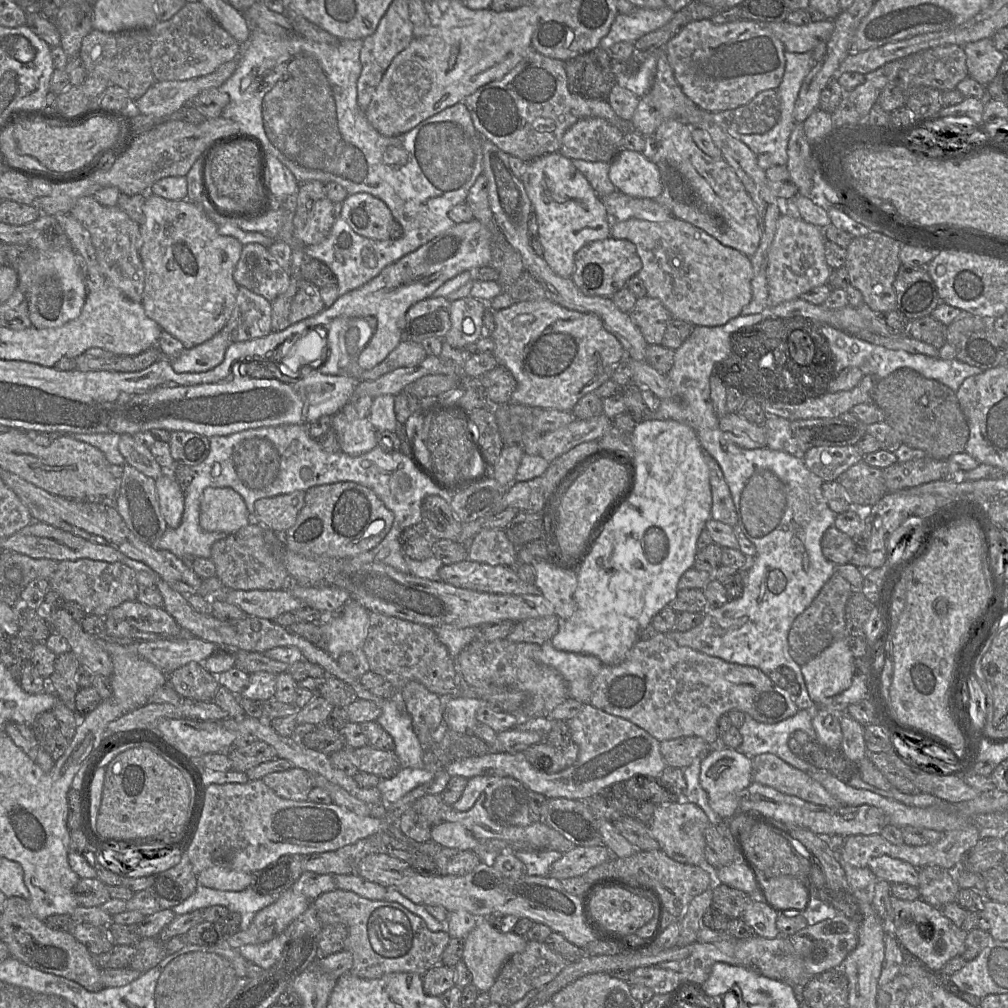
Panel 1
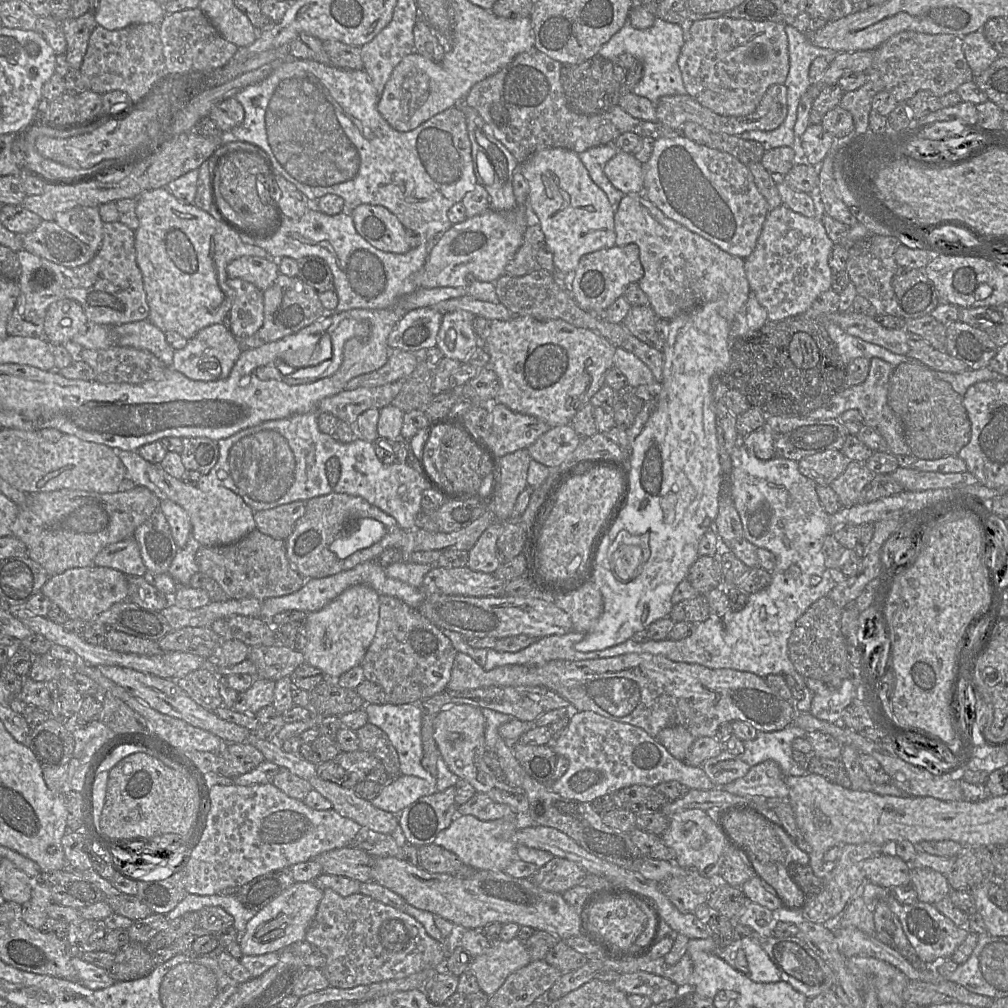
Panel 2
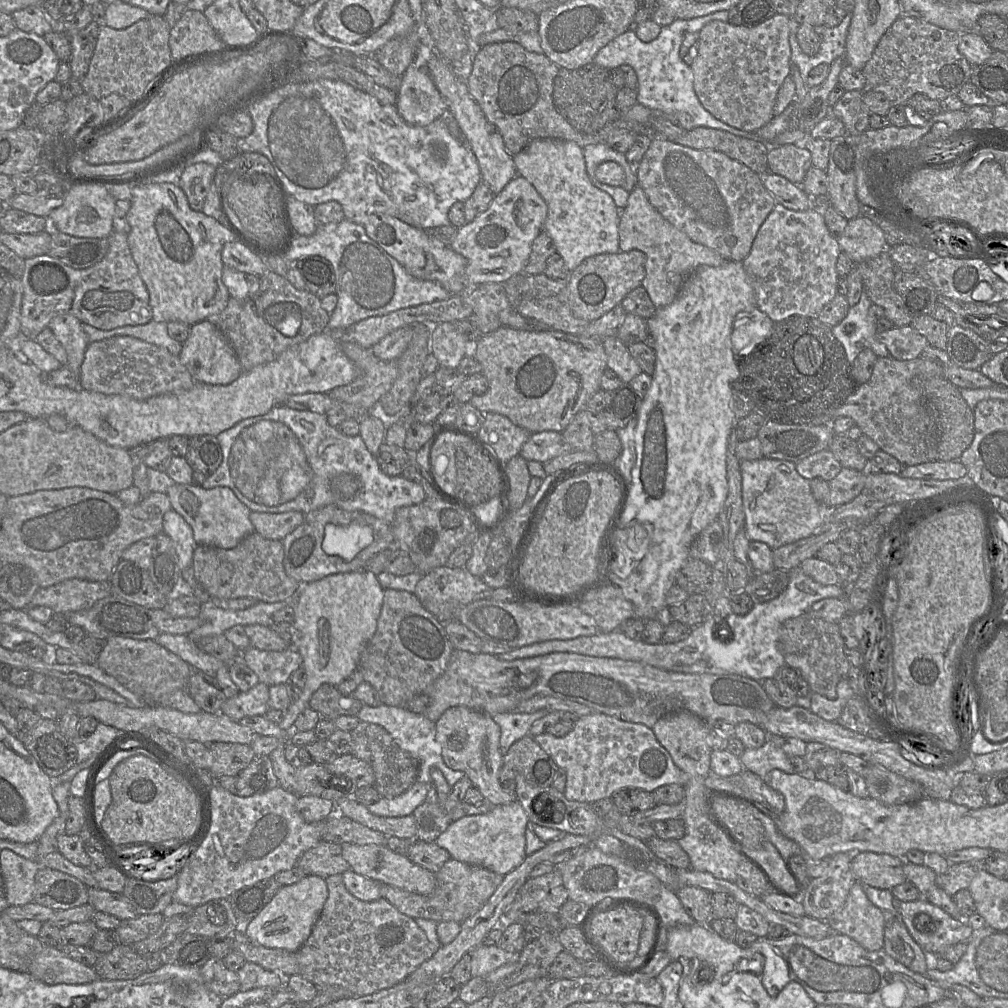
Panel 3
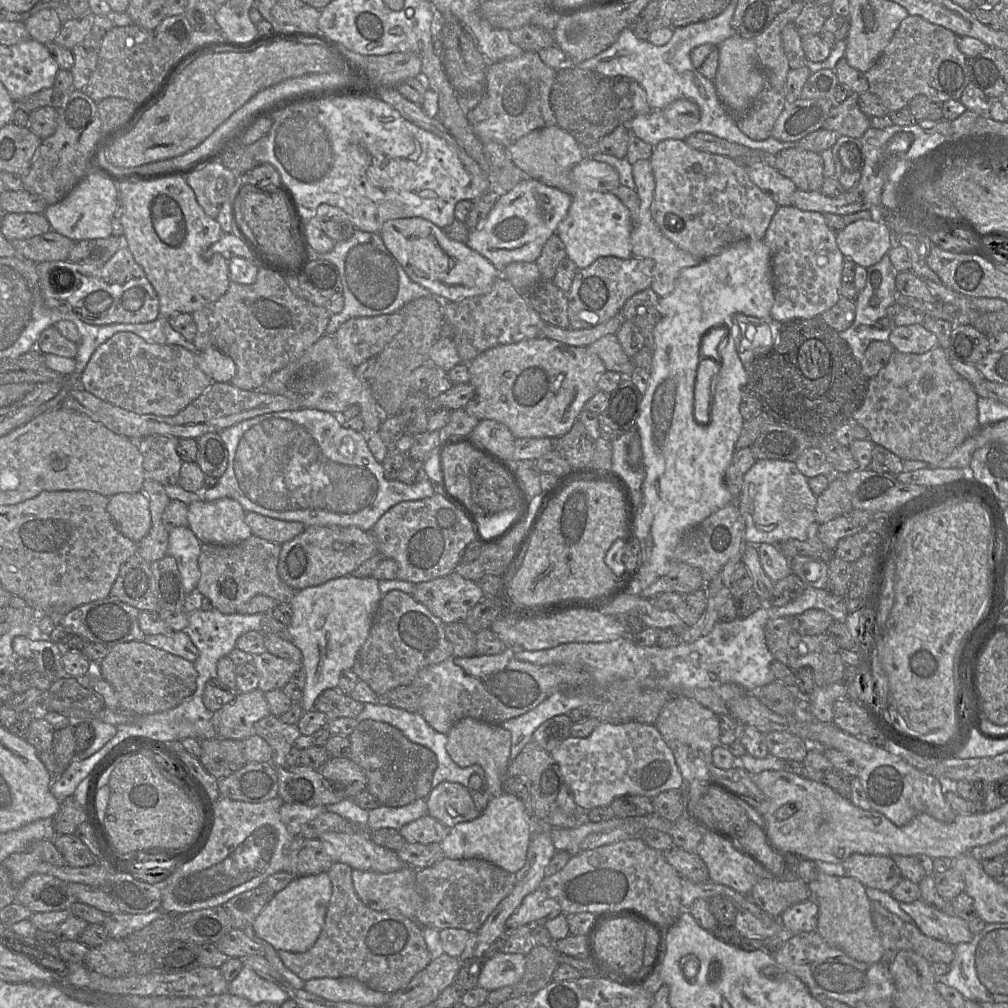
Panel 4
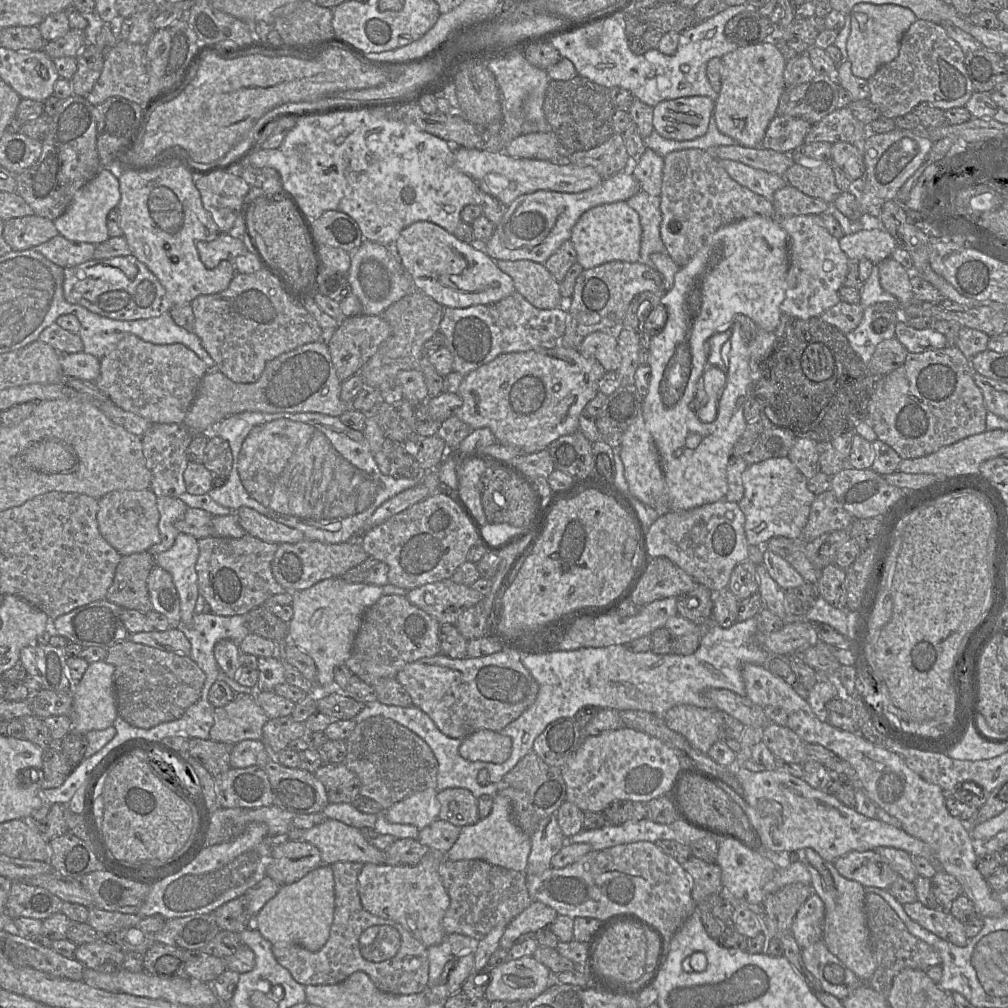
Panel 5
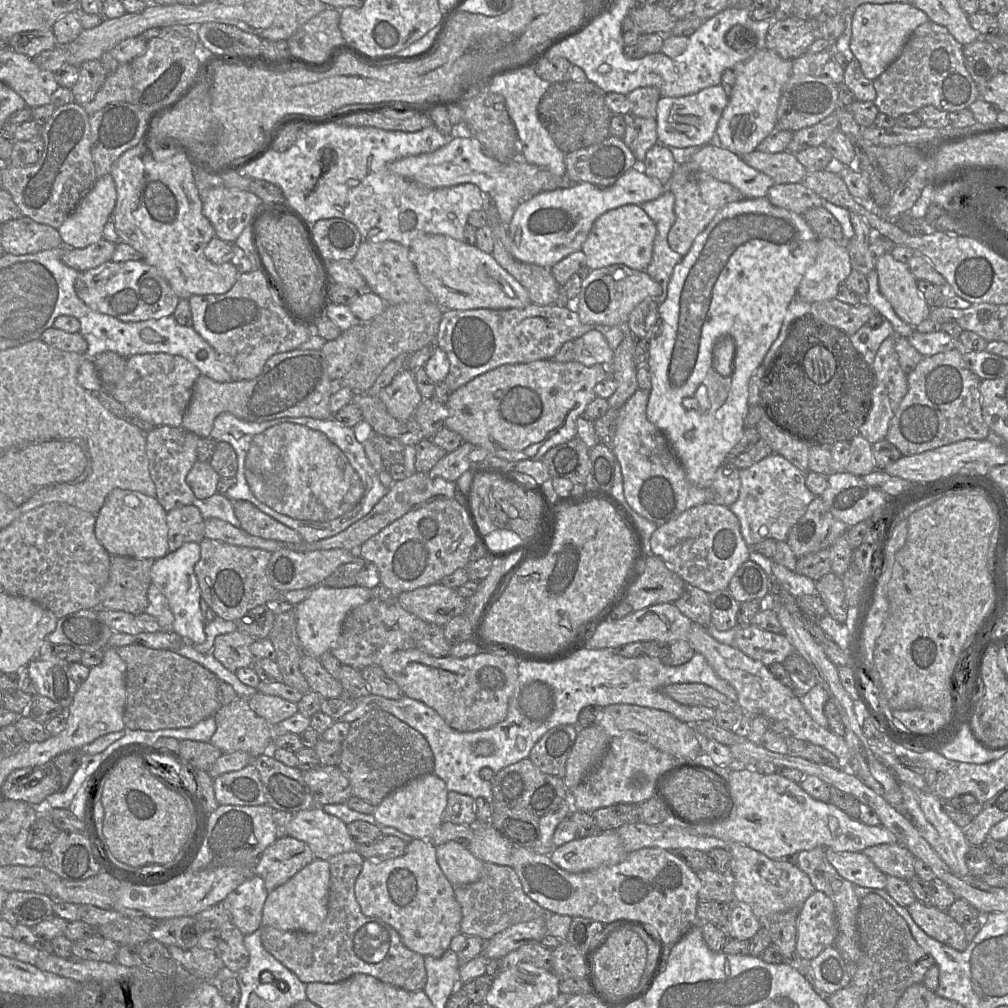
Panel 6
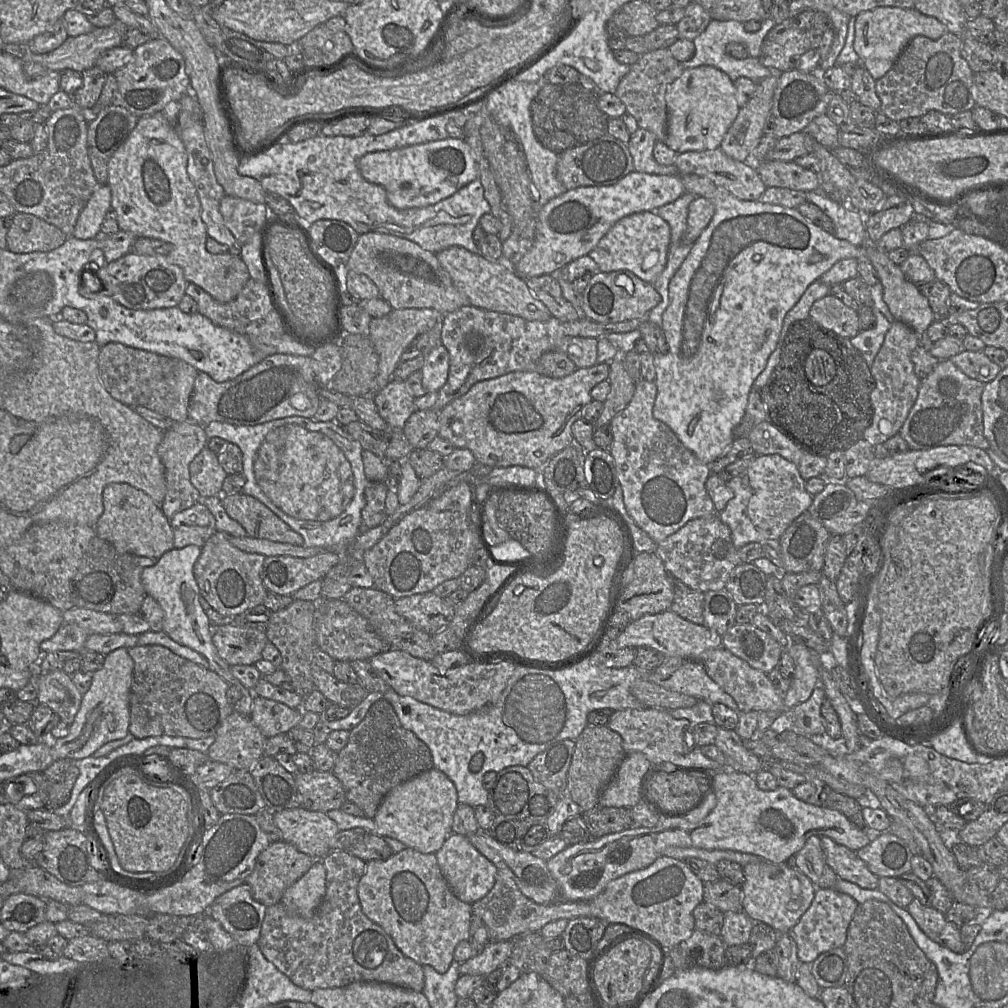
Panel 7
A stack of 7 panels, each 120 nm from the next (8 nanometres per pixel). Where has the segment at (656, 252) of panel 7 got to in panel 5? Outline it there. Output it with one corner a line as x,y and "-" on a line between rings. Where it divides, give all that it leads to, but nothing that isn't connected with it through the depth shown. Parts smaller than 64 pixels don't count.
626,201
603,204
587,210
574,225
570,242
577,253
577,263
584,269
611,261
640,260
642,227
639,214

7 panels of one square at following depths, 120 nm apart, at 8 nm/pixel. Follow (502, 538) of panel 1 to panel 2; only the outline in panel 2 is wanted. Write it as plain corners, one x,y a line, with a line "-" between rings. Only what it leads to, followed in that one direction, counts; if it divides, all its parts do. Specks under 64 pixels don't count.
495,521
479,537
475,545
468,551
467,567
473,571
493,574
500,566
497,540
504,530
504,523

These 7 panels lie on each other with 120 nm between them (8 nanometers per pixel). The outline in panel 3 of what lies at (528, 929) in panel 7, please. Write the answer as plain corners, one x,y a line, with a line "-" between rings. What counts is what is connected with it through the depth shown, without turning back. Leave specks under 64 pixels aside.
450,858
435,873
436,887
428,895
416,894
388,885
382,885
381,896
401,913
413,918
423,918
435,922
454,921
462,923
476,914
493,895
504,876
486,868
470,865

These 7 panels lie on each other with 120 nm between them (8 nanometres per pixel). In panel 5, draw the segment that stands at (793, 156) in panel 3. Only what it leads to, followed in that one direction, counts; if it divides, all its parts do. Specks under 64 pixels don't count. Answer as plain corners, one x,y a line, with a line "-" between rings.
829,161
800,163
795,162
784,174
787,184
801,192
834,203
842,192
835,181

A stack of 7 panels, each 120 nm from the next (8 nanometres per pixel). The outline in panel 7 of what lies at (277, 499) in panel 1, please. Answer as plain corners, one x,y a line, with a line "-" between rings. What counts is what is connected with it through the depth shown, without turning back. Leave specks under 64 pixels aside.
244,494
222,495
221,502
228,516
238,522
248,536
303,545
303,537
256,498

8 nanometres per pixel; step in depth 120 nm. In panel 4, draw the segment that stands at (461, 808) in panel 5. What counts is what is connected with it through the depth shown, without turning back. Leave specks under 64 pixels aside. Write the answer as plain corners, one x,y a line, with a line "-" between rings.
441,782
429,793
428,815
448,828
478,818
480,812
472,799
471,791
454,782

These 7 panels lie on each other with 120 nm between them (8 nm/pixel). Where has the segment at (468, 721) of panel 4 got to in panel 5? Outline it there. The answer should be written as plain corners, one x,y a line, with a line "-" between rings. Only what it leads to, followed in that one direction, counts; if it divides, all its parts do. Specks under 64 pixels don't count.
481,729
462,740
459,754
469,761
483,761
494,764
505,762
512,751
510,737
497,731

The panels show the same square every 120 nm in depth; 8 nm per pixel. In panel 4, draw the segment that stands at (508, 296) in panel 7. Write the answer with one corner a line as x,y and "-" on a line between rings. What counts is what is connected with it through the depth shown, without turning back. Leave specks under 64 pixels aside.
426,219
388,220
379,235
408,277
441,301
452,302
483,295
501,276
501,272
488,259
467,244
449,239
441,228

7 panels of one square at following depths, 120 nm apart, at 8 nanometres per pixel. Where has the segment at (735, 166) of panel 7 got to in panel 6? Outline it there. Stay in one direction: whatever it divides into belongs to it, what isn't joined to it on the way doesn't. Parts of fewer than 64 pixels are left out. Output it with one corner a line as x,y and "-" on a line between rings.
708,143
687,161
692,161
698,166
698,169
710,174
714,178
733,185
745,198
767,197
769,188
775,184
775,181
770,176
749,166
741,156
721,145

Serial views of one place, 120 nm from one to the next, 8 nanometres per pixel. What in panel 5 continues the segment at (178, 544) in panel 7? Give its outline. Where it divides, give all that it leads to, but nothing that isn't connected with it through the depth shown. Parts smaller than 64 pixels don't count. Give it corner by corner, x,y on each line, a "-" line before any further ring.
159,497
157,498
157,507
159,511
158,529
160,533
160,542
151,546
147,552
153,557
169,550
180,533
175,528
175,523
181,520
188,506
179,498
173,497

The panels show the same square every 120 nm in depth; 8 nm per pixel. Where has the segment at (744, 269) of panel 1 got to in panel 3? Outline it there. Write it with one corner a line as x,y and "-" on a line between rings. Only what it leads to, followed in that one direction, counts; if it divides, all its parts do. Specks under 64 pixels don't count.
638,185
630,192
625,208
620,210
619,248
622,252
634,249
640,250
646,255
645,277
642,281
642,286
647,291
656,308
662,308
672,303
678,295
685,278
697,268
701,266
718,267
726,261
732,261
726,260
714,250
692,241
684,232
668,222
651,205
645,192

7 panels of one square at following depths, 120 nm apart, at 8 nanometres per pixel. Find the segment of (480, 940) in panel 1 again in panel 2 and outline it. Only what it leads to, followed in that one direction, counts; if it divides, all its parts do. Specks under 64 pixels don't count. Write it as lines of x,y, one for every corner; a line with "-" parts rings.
518,937
510,941
490,940
490,948
472,959
470,968
487,996
493,995
511,973
531,962
524,942

